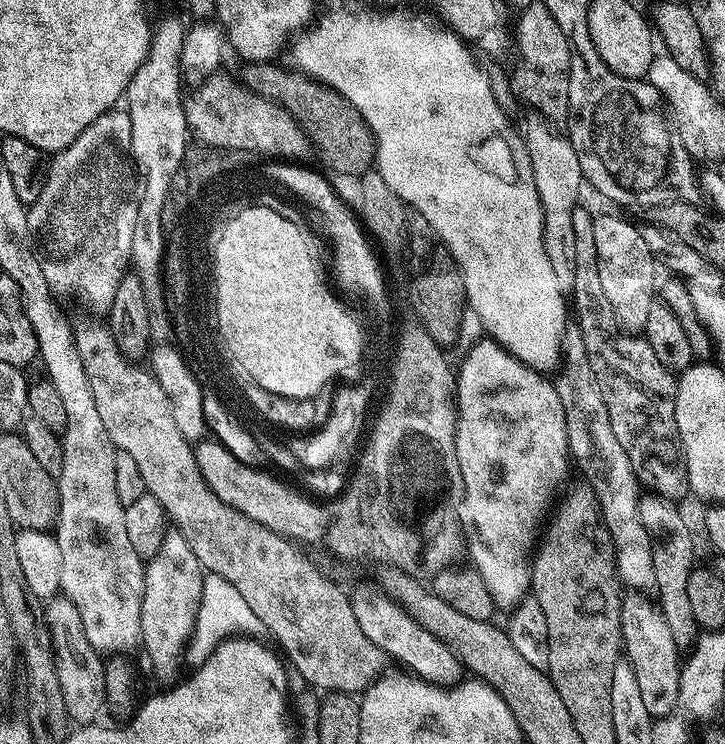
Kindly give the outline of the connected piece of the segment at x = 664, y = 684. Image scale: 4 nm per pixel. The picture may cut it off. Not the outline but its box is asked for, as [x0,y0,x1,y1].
[620,591,682,718]

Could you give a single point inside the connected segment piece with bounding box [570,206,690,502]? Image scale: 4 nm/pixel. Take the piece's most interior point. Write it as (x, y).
(640, 394)

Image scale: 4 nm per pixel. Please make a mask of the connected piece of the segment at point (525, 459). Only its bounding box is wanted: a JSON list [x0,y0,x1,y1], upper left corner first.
[454,338,570,610]

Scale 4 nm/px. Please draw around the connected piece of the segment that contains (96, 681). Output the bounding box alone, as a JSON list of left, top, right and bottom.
[44,594,108,726]

